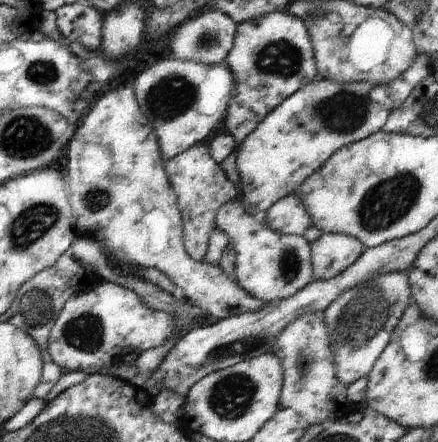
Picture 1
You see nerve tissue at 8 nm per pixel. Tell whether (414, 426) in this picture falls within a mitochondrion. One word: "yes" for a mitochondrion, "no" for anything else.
no

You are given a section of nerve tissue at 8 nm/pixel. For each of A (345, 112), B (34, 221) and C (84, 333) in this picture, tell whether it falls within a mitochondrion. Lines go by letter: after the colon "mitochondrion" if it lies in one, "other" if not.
A: mitochondrion
B: mitochondrion
C: mitochondrion

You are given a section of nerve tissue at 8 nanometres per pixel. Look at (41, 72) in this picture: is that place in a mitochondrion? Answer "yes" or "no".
yes

